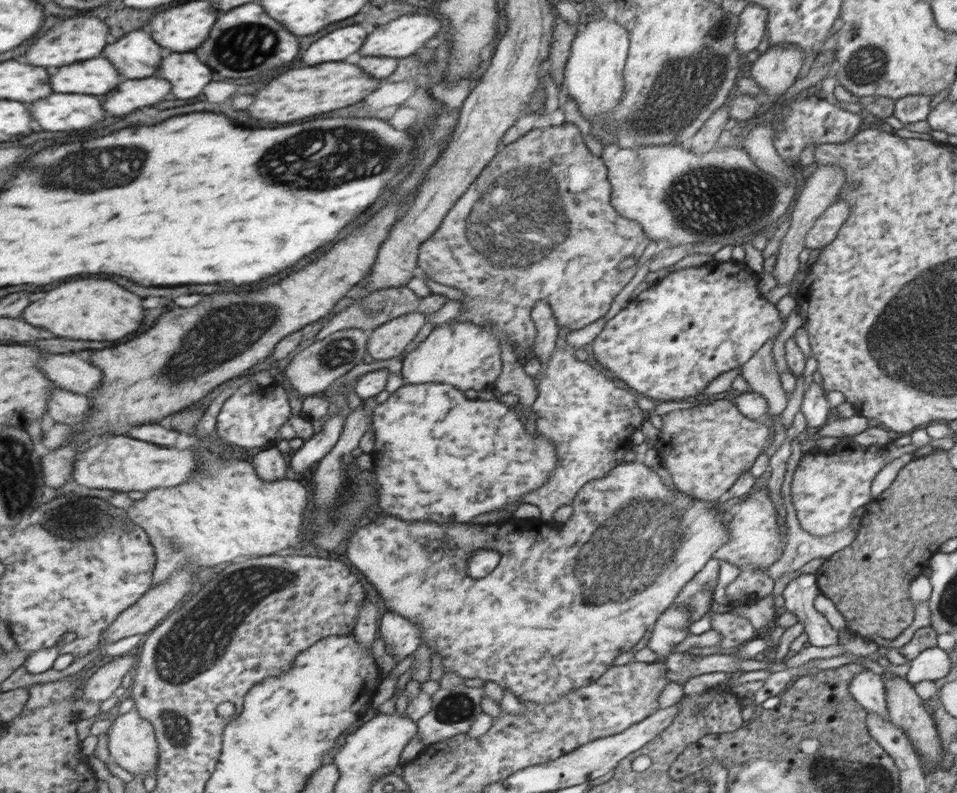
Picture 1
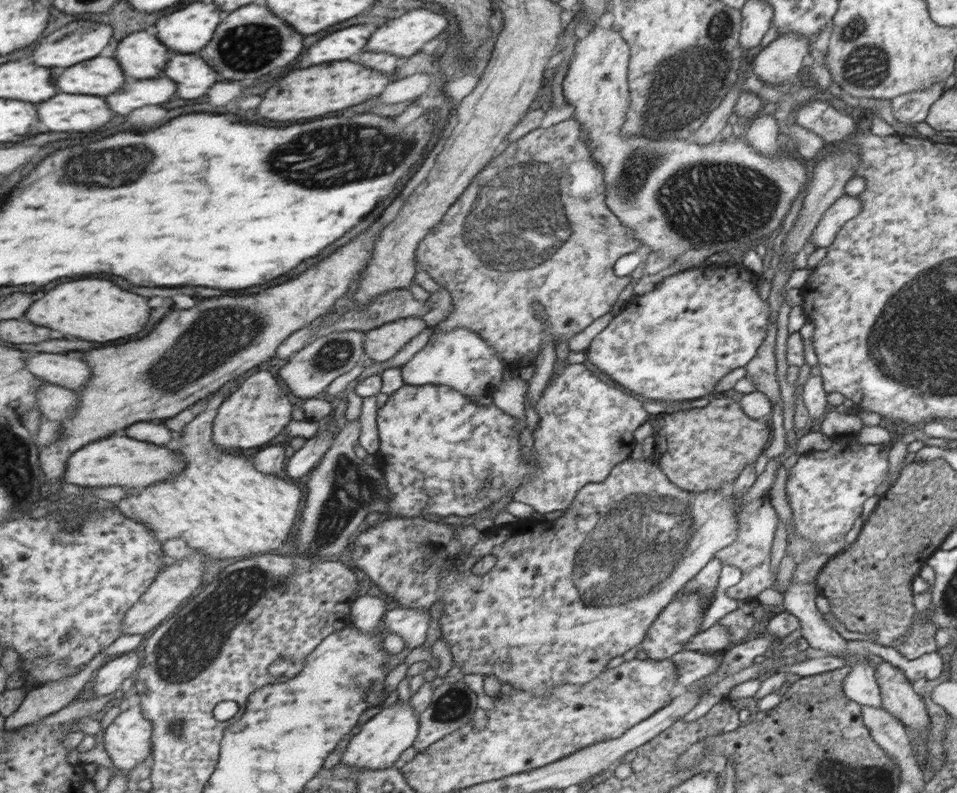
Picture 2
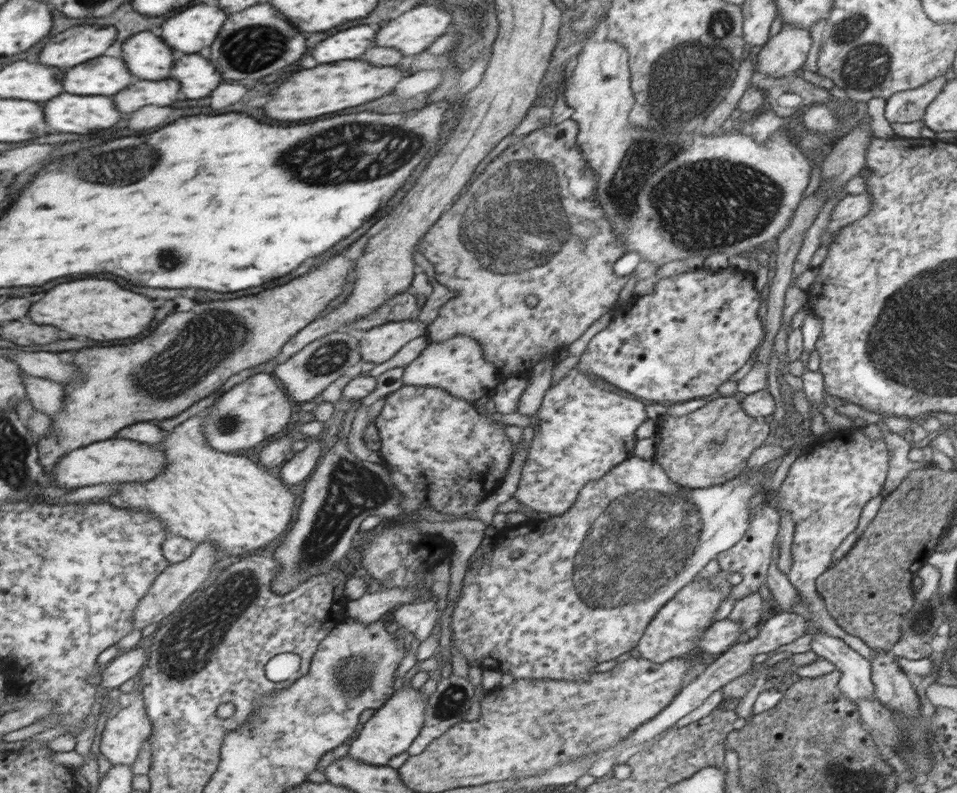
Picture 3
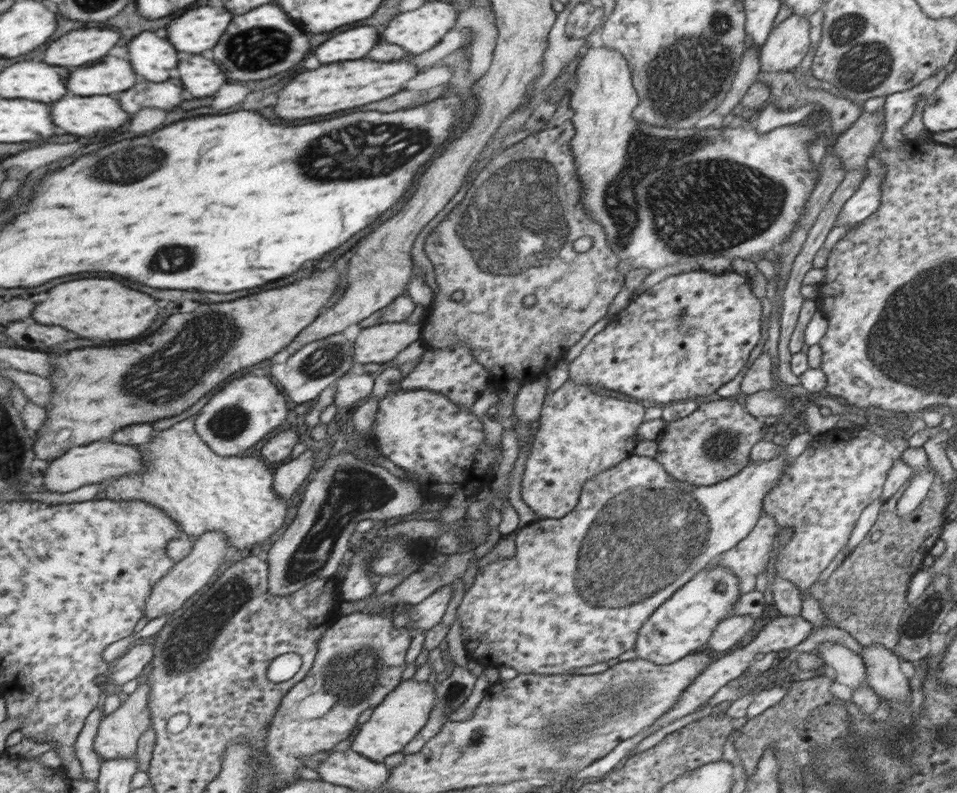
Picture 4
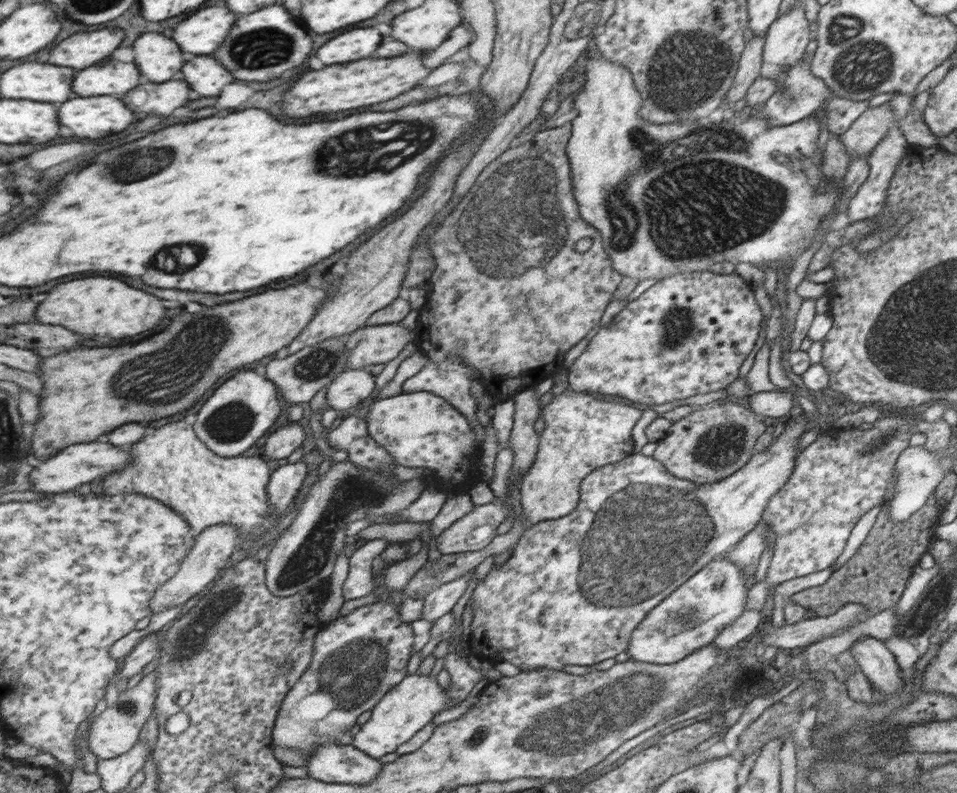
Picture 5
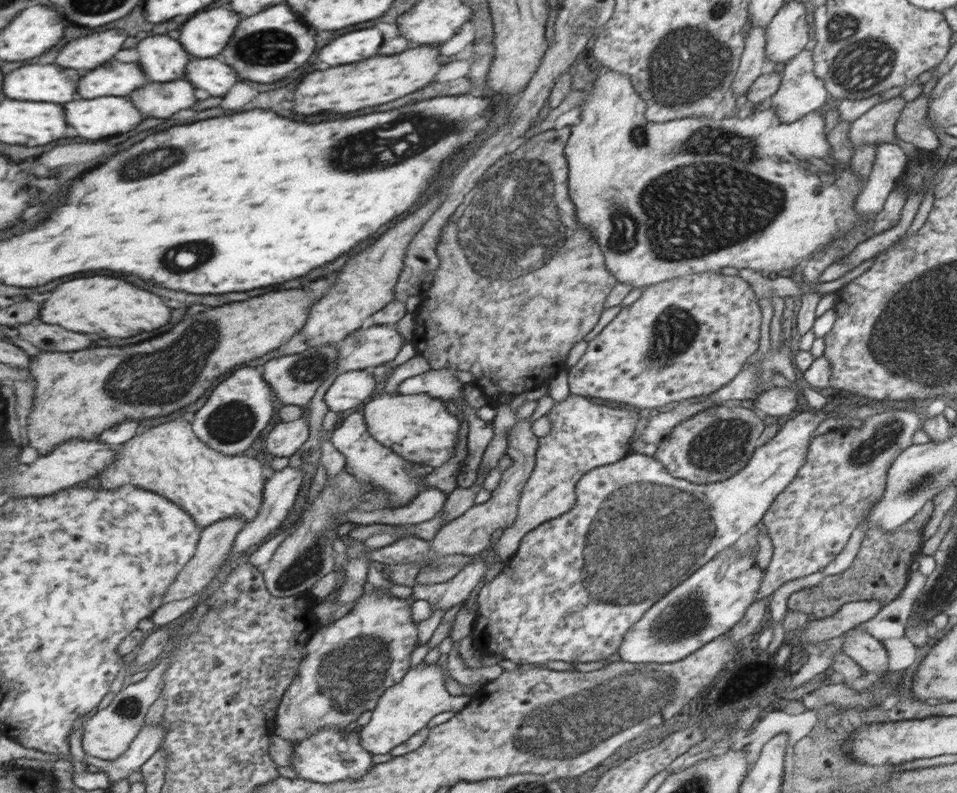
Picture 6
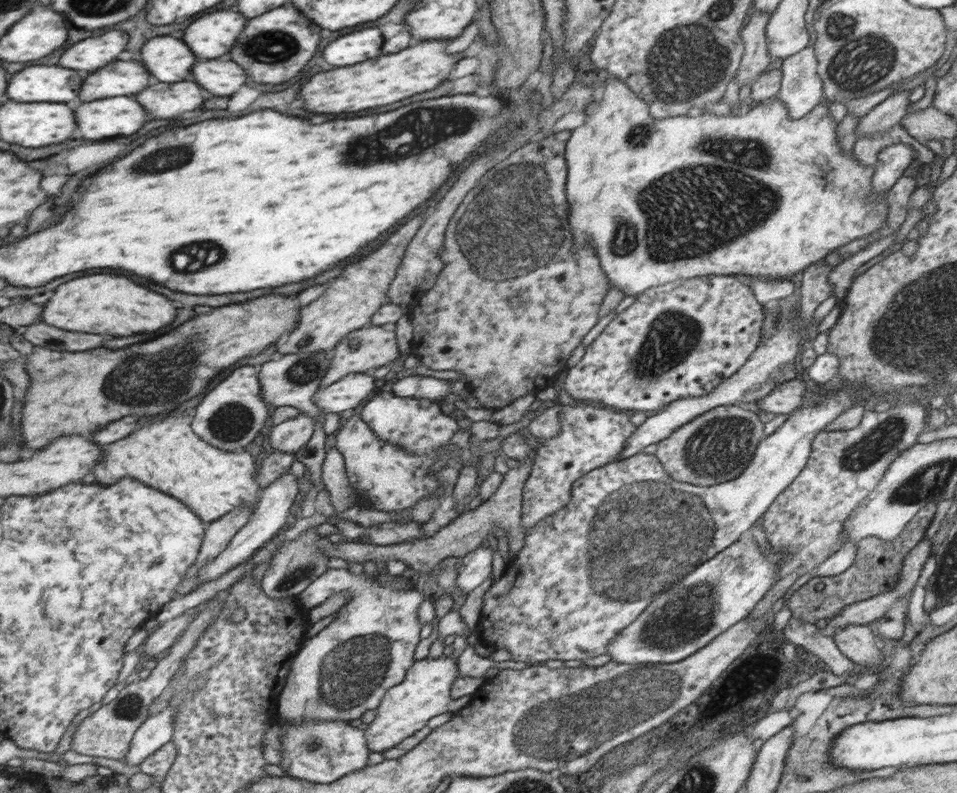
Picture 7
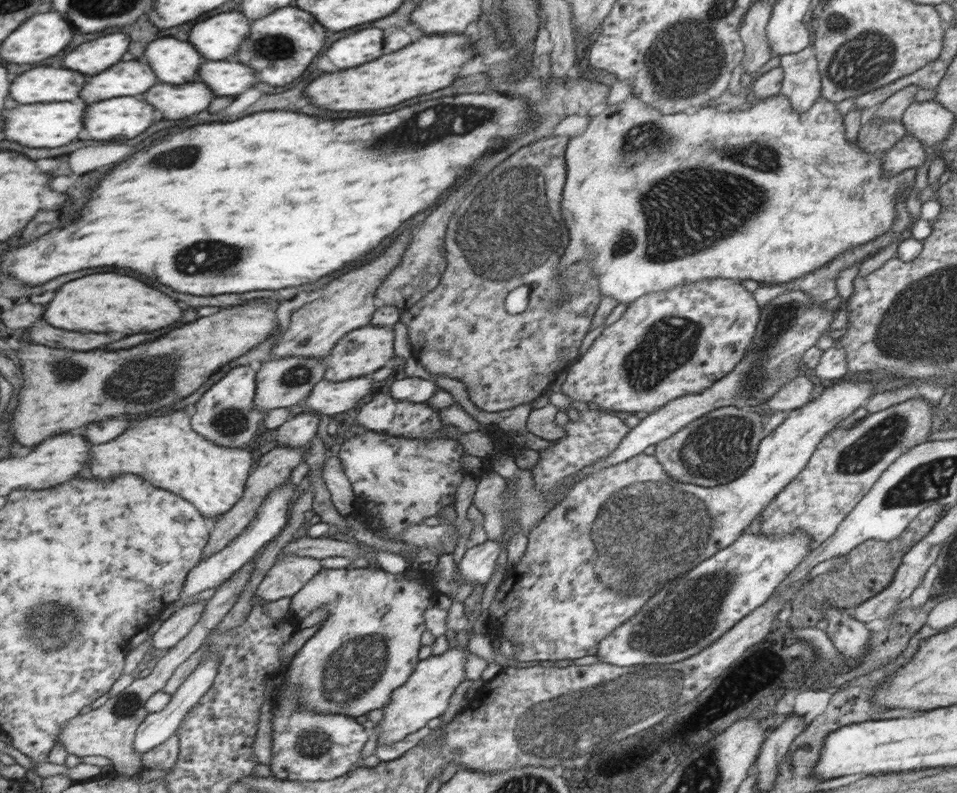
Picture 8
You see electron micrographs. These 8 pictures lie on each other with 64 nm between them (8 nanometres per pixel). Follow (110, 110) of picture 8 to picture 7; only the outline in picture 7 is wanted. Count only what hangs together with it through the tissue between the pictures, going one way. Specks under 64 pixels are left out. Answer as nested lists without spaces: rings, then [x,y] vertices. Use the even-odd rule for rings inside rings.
[[[129,96],[85,102],[75,108],[77,124],[81,124],[83,138],[103,140],[115,136],[131,136],[145,126],[143,106]]]

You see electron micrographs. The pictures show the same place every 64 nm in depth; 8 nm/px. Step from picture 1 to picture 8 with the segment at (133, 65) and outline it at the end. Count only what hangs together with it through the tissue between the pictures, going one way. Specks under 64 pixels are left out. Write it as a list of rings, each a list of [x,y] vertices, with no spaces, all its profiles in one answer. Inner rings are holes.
[[[159,38],[155,42],[151,42],[147,46],[147,52],[145,52],[147,60],[149,60],[149,66],[157,72],[157,78],[163,80],[163,82],[169,82],[169,84],[185,84],[185,82],[193,82],[201,64],[205,62],[205,58],[189,44],[189,42],[181,42],[177,38]]]

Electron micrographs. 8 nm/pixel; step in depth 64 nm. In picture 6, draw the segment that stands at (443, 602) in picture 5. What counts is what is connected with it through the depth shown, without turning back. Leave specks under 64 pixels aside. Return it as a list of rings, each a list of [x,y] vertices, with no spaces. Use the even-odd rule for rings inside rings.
[[[481,552],[475,554],[475,556],[472,555],[469,564],[463,566],[447,582],[442,582],[441,584],[414,584],[411,597],[415,601],[427,601],[431,608],[431,613],[437,612],[437,610],[446,611],[458,603],[463,603],[487,570],[484,558]]]

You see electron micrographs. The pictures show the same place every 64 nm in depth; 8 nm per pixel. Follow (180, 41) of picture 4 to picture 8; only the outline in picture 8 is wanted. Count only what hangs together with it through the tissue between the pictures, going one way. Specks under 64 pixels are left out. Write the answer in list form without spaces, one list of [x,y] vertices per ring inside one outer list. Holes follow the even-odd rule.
[[[223,12],[199,22],[191,34],[191,44],[209,60],[225,60],[235,54],[247,34],[251,19],[241,12]]]

